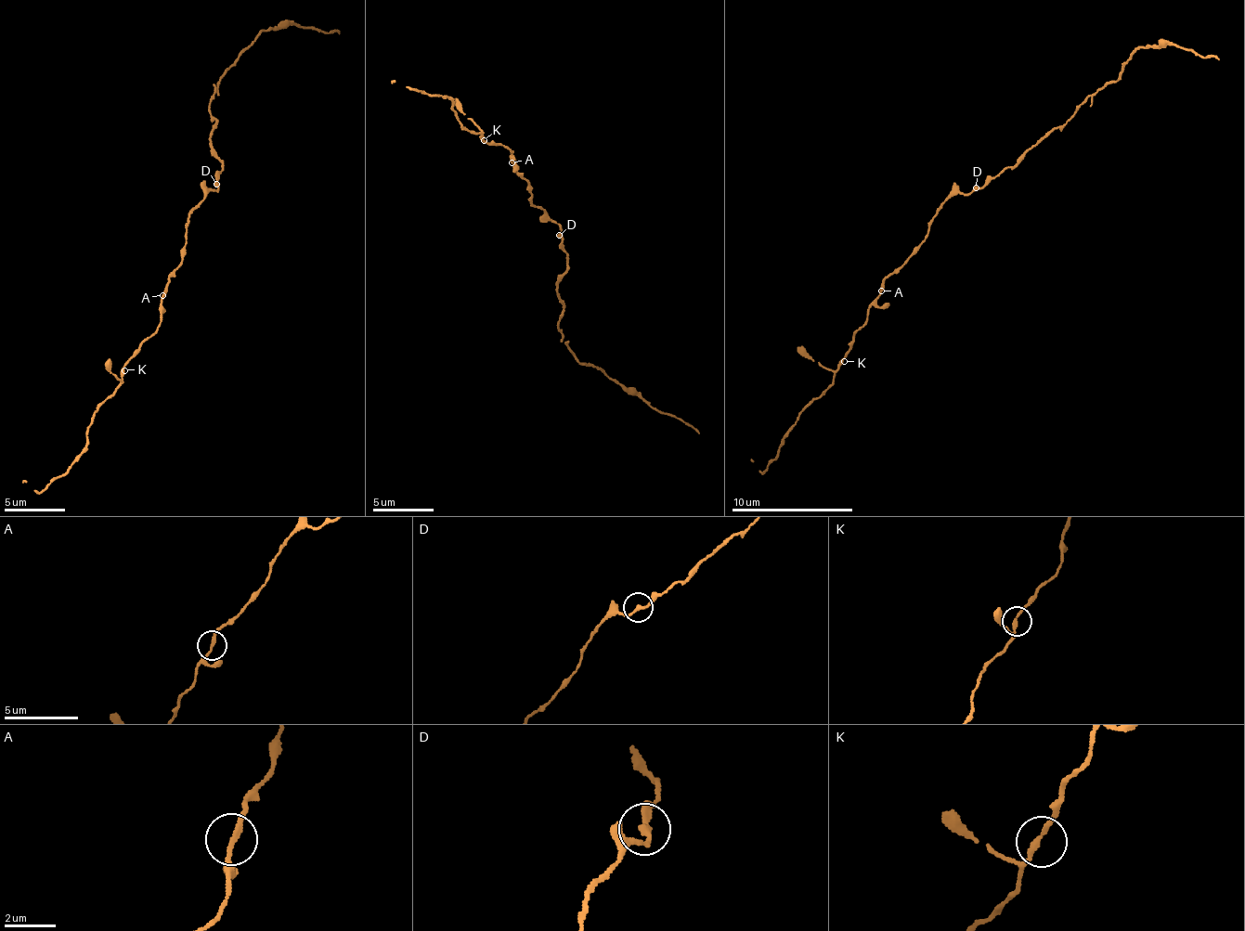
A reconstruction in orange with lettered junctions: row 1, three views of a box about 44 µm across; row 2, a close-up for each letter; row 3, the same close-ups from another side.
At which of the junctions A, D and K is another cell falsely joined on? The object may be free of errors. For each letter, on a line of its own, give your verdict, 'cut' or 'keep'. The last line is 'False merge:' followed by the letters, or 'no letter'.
A: keep
D: keep
K: keep
False merge: no letter

